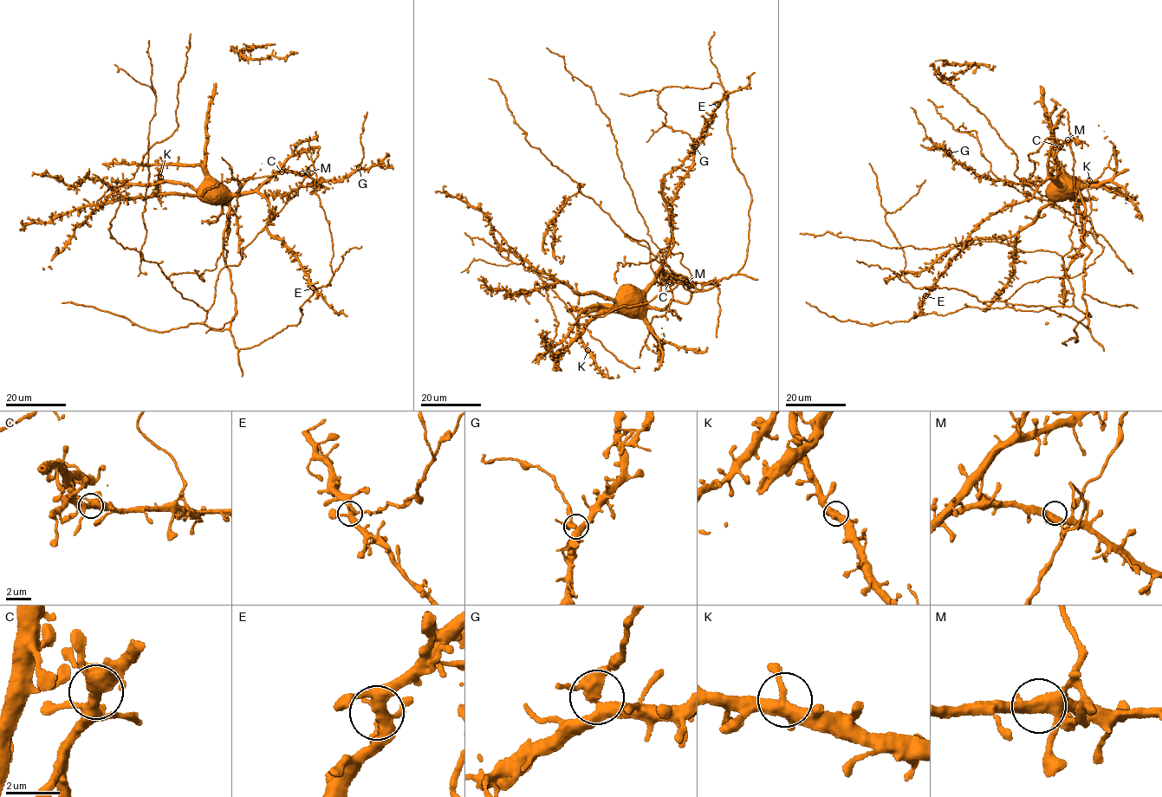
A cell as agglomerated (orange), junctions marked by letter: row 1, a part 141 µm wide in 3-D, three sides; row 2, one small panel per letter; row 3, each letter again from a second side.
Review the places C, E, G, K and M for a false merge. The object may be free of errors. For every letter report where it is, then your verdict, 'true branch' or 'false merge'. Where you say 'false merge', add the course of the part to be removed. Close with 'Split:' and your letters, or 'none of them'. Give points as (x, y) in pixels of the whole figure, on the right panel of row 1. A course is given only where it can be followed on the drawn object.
C: (1060, 146) | true branch
E: (925, 295) | true branch
G: (949, 152) | false merge | (949, 153), (932, 142), (910, 106)
K: (1089, 180) | true branch
M: (1067, 139) | true branch
Split: G

